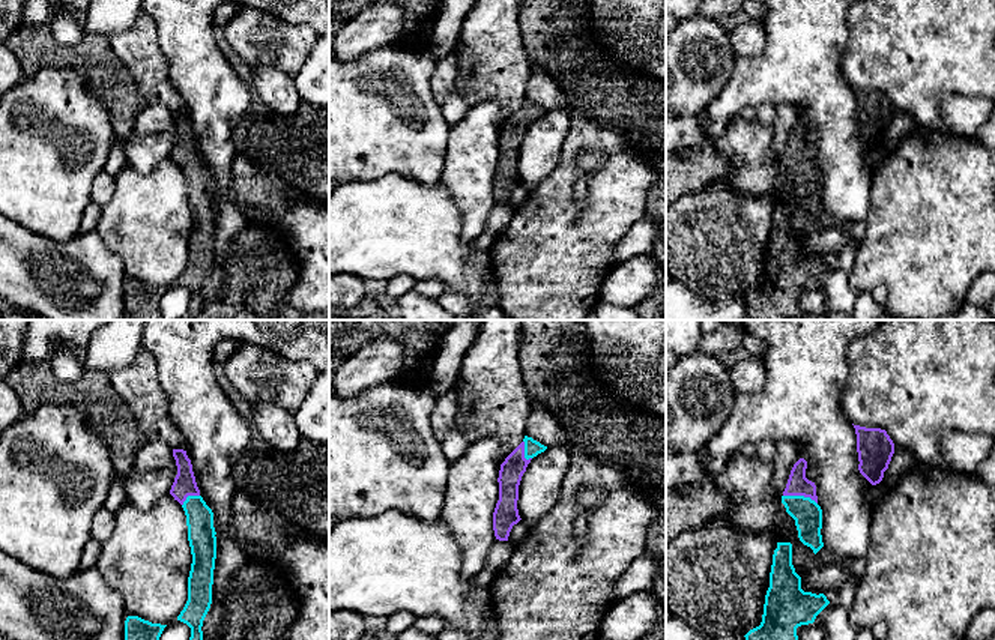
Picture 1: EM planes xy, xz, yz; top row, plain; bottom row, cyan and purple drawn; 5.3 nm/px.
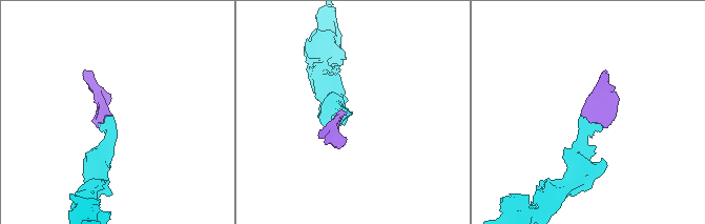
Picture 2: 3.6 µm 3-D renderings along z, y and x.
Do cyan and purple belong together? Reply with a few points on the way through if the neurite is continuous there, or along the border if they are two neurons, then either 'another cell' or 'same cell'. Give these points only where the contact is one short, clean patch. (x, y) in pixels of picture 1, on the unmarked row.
way yz (807, 178), (800, 160), (797, 147); same cell

